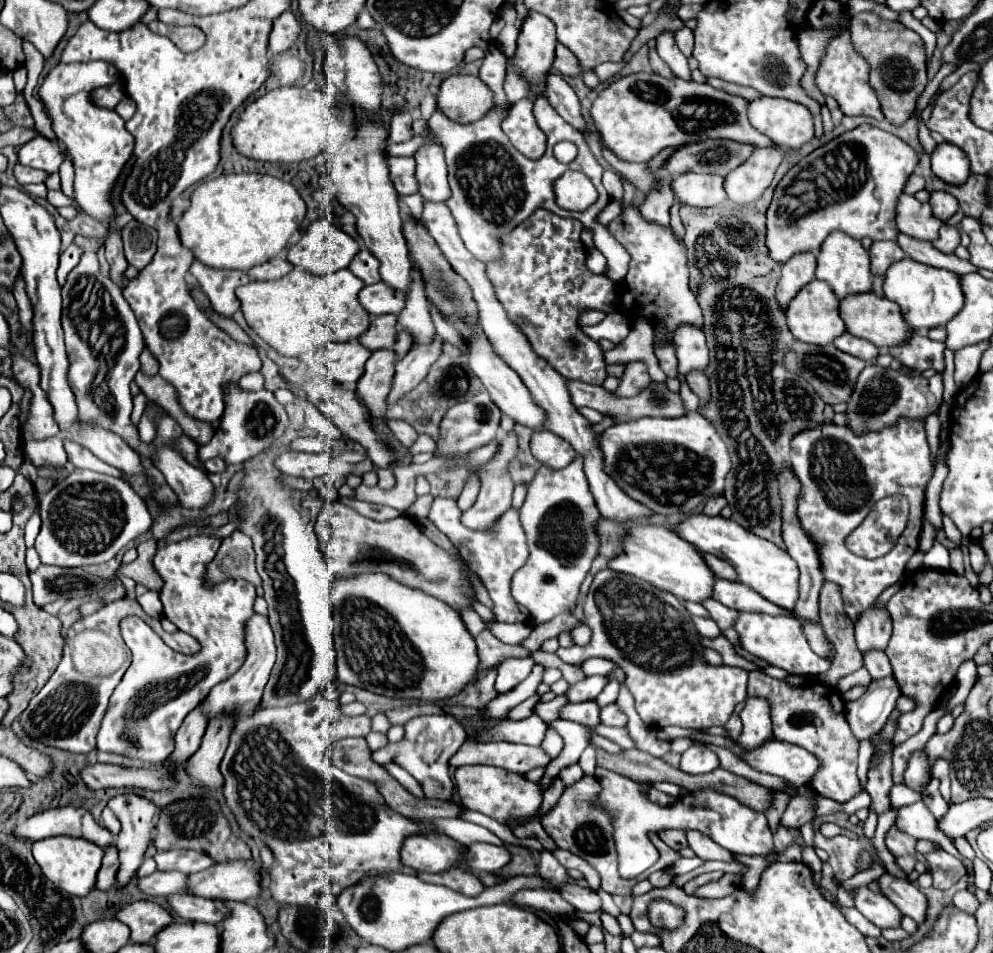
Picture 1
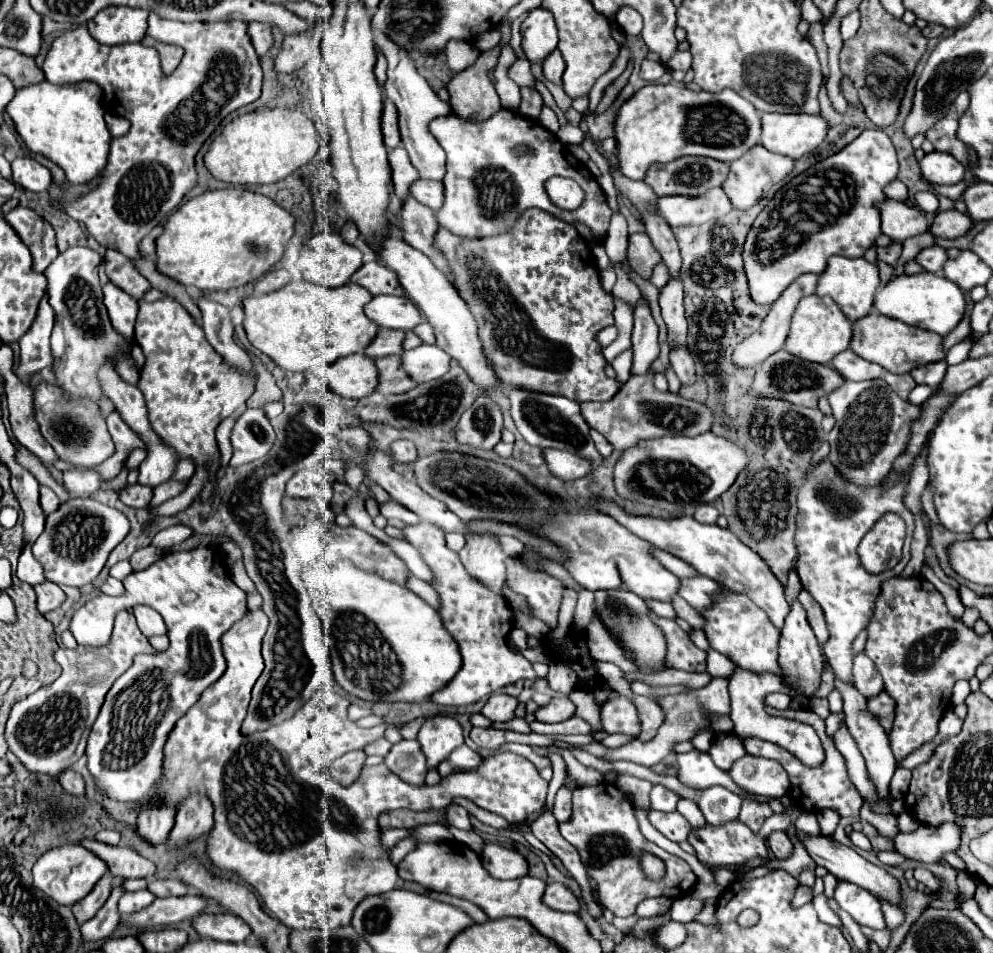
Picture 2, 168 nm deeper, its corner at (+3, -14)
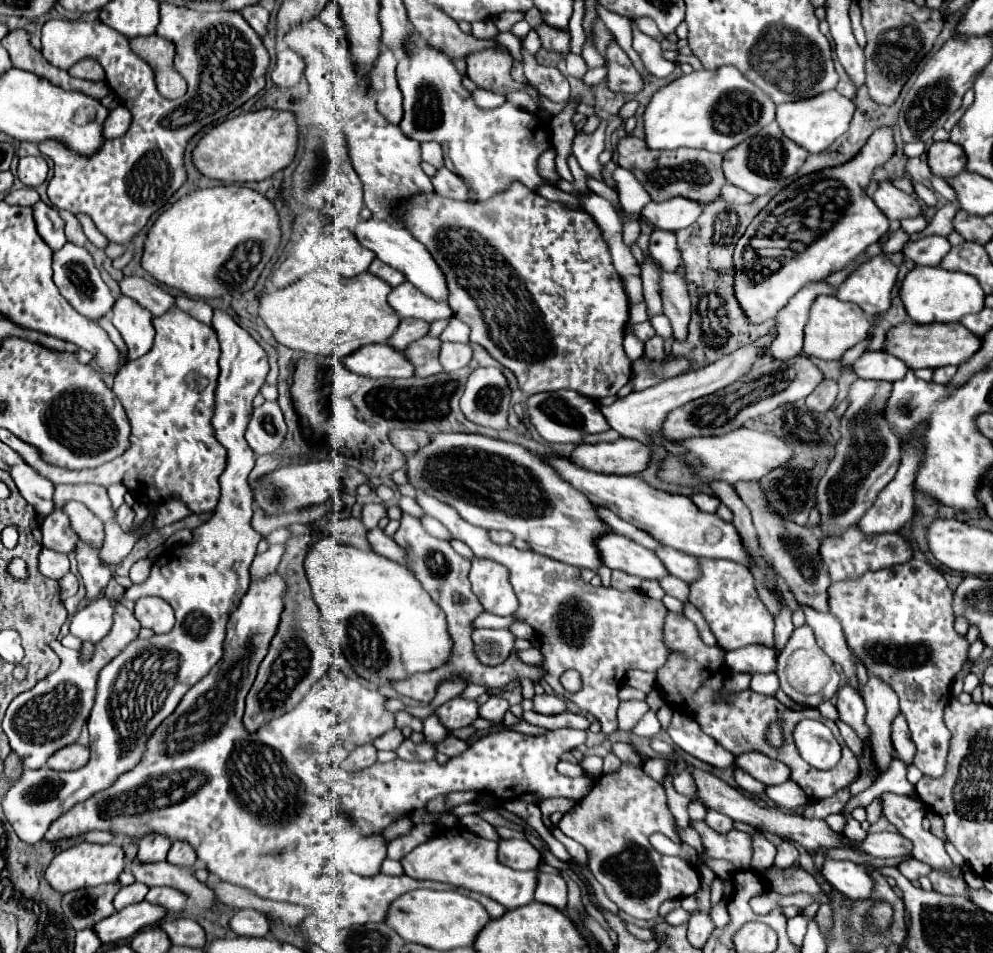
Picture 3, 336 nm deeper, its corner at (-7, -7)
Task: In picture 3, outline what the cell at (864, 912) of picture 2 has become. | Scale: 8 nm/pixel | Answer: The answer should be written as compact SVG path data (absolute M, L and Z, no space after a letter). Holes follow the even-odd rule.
M826 861L822 875L836 891L854 901L866 901L872 897L874 881L864 867L854 861Z

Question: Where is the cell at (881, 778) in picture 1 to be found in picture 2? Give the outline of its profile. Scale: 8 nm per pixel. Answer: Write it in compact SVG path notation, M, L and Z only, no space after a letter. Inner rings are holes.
M834 676L834 686L836 686L836 690L842 694L846 724L848 724L848 730L852 732L852 736L856 738L862 756L866 758L866 768L868 768L868 772L870 772L870 778L872 778L872 782L876 784L880 796L886 796L886 798L888 798L890 780L892 780L892 774L894 774L894 770L896 770L896 758L894 758L894 754L892 754L892 750L890 750L890 740L888 740L886 732L880 728L880 724L876 724L874 716L868 712L868 708L866 708L866 698L856 690L854 684L842 682L838 676Z

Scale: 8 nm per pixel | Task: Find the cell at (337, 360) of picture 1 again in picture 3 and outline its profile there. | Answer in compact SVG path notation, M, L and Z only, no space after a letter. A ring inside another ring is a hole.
M386 343L366 345L350 353L342 363L348 371L372 379L398 379L412 375L412 365L404 359L404 355Z

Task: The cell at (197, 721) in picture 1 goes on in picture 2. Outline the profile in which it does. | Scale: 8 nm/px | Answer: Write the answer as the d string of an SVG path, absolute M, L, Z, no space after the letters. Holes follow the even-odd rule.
M148 800L148 806L138 816L136 832L148 844L158 846L168 838L174 824L174 816L176 816L174 808L162 806L158 800Z

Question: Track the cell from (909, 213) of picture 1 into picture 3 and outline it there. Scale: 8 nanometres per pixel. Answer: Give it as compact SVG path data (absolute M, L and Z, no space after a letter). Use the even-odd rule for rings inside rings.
M890 181L880 183L880 189L874 193L874 201L890 221L912 219L922 213L920 201L894 187Z

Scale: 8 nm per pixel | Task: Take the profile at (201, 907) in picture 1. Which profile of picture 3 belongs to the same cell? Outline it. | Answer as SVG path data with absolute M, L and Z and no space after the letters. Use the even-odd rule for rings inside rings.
M256 909L236 911L234 917L230 919L228 927L234 935L246 935L246 937L264 937L270 931L266 915Z

